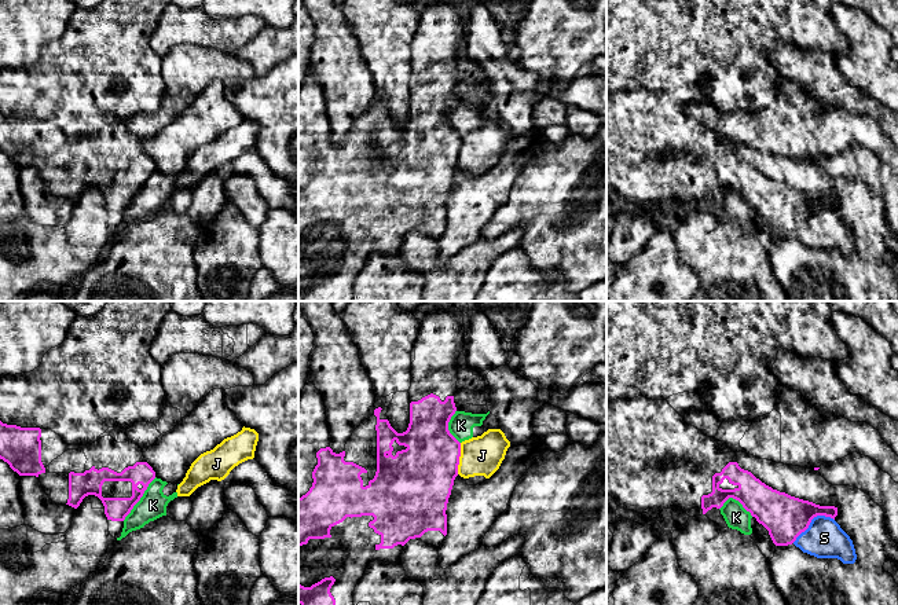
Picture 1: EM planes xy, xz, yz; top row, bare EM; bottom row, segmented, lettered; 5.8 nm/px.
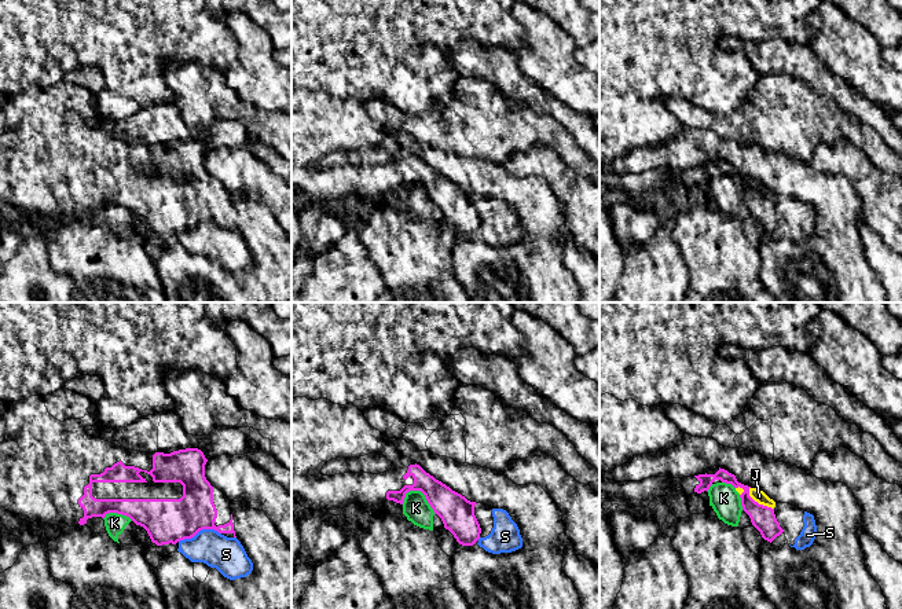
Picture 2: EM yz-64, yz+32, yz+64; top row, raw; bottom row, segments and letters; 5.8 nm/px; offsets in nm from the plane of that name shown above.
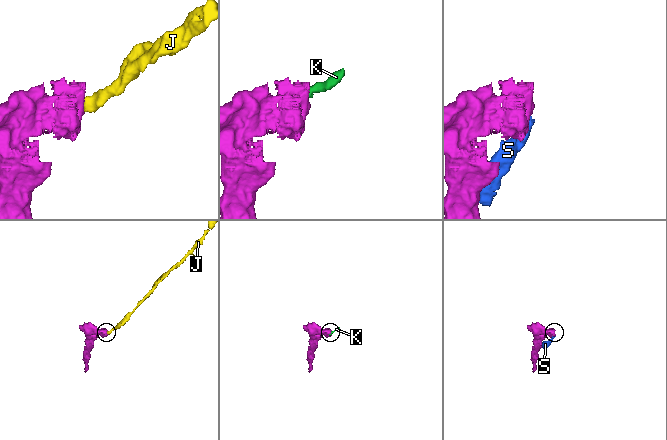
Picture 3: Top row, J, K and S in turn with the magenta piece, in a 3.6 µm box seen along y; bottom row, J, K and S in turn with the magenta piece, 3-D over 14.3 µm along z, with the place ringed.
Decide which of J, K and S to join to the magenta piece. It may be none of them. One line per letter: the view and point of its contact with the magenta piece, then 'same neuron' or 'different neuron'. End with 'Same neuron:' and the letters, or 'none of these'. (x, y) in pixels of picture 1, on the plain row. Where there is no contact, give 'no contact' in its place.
J: xz (458, 150) | different neuron
K: xy (139, 191) | different neuron
S: yz (812, 211) | different neuron
Same neuron: none of these

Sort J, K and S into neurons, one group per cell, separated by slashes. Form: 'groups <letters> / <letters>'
groups J K S

